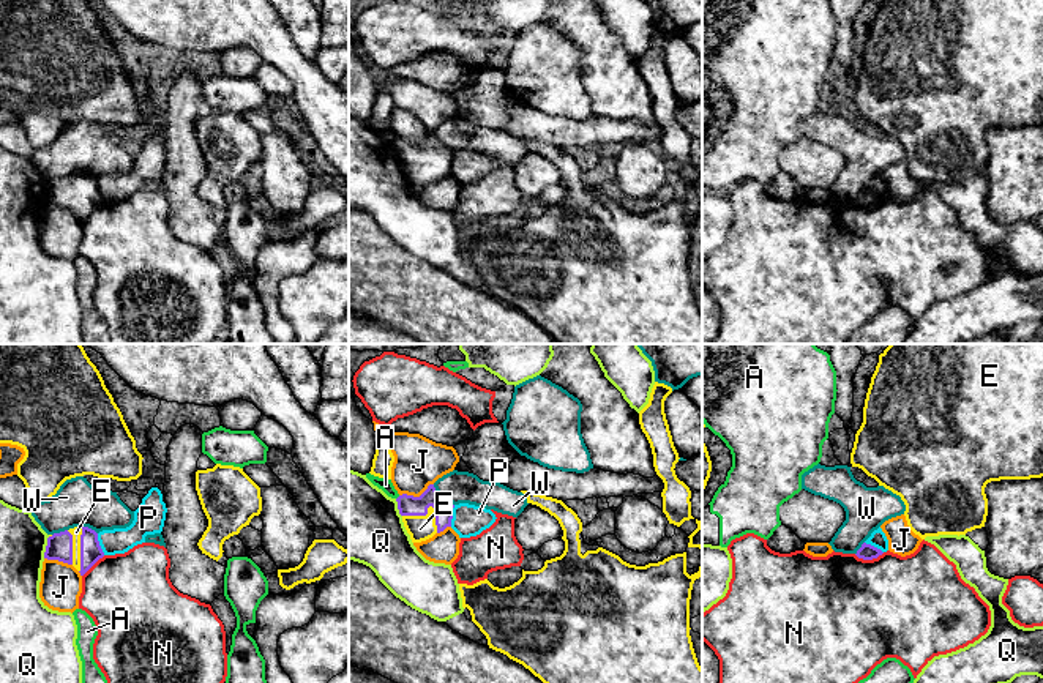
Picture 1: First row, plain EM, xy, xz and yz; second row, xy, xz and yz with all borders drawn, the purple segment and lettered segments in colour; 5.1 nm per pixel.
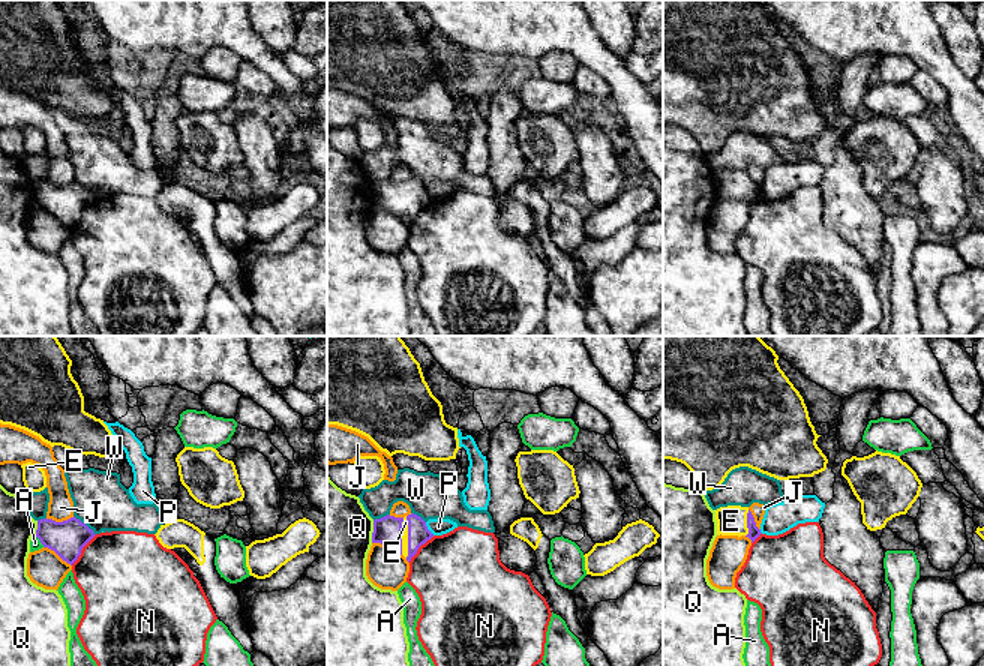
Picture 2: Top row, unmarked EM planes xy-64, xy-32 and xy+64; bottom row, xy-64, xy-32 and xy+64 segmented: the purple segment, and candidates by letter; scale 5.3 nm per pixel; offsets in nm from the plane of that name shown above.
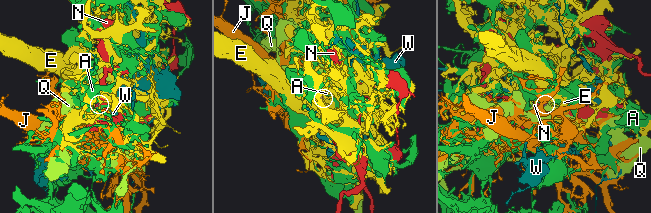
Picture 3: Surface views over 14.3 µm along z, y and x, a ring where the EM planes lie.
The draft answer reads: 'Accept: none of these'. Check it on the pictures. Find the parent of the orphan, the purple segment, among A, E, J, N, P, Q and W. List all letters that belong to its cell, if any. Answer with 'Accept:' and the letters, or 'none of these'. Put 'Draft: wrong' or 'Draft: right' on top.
Draft: wrong
Accept: E

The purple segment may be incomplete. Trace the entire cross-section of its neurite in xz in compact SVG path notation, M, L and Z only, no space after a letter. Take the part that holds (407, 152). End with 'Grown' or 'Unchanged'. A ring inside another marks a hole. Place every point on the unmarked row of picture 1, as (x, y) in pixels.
M434 131L420 144L402 140L396 148L412 189L426 188L451 174L454 151L445 147Z. Grown

